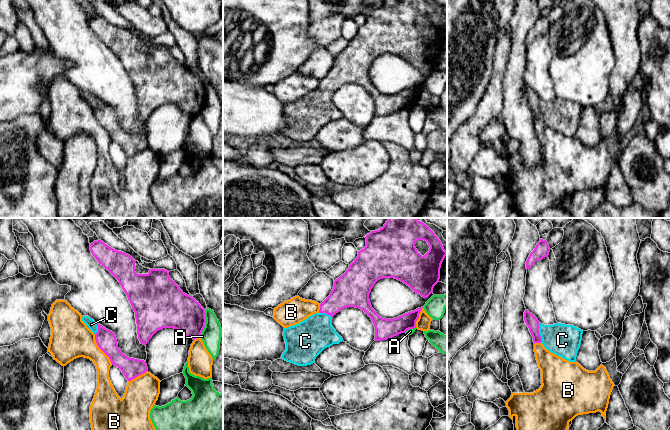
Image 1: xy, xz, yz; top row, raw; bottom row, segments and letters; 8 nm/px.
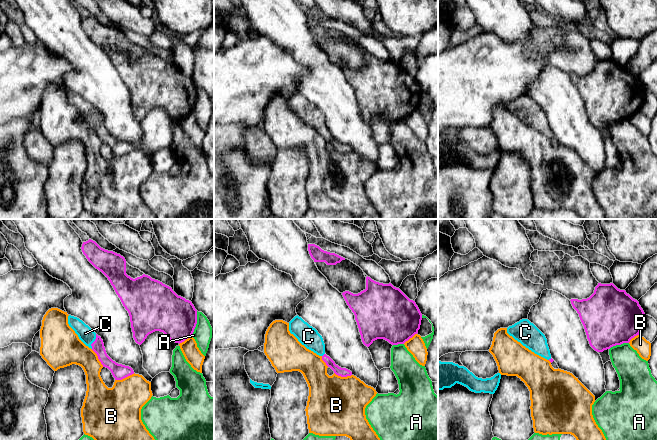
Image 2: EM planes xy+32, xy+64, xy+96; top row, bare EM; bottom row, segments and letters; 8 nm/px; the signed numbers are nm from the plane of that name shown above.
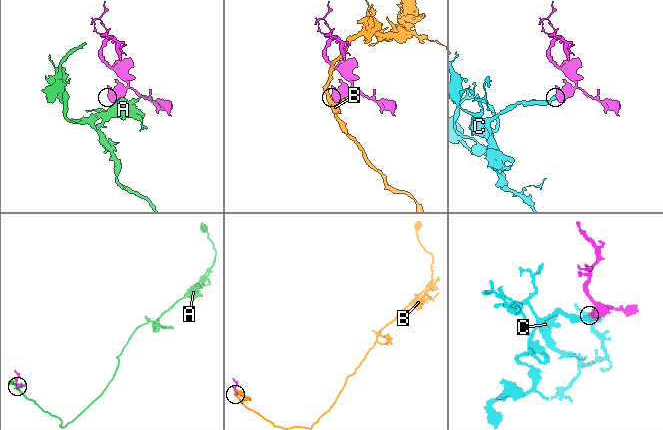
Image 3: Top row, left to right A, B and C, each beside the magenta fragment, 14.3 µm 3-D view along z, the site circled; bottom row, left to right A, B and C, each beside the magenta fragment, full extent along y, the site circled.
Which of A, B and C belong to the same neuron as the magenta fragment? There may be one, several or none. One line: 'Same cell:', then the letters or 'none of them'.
Same cell: C

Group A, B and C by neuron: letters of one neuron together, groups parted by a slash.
A / B / C

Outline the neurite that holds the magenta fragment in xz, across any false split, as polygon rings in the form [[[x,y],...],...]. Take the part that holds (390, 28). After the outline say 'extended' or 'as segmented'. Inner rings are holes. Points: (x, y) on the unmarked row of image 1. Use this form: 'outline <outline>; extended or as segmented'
outline [[[384,0],[379,6],[371,7],[365,14],[366,22],[358,27],[357,34],[349,41],[347,47],[334,57],[334,63],[320,80],[319,88],[299,100],[284,104],[286,126],[281,135],[298,142],[311,141],[325,124],[342,118],[342,113],[332,102],[332,93],[347,83],[359,84],[371,94],[375,103],[375,117],[387,116],[416,104],[416,97],[423,83],[397,94],[386,95],[380,93],[372,84],[369,70],[378,56],[394,54],[427,74],[439,58],[441,40],[447,31],[441,17],[426,0]],[[417,16],[424,16],[430,22],[424,32],[415,23]]]; extended

